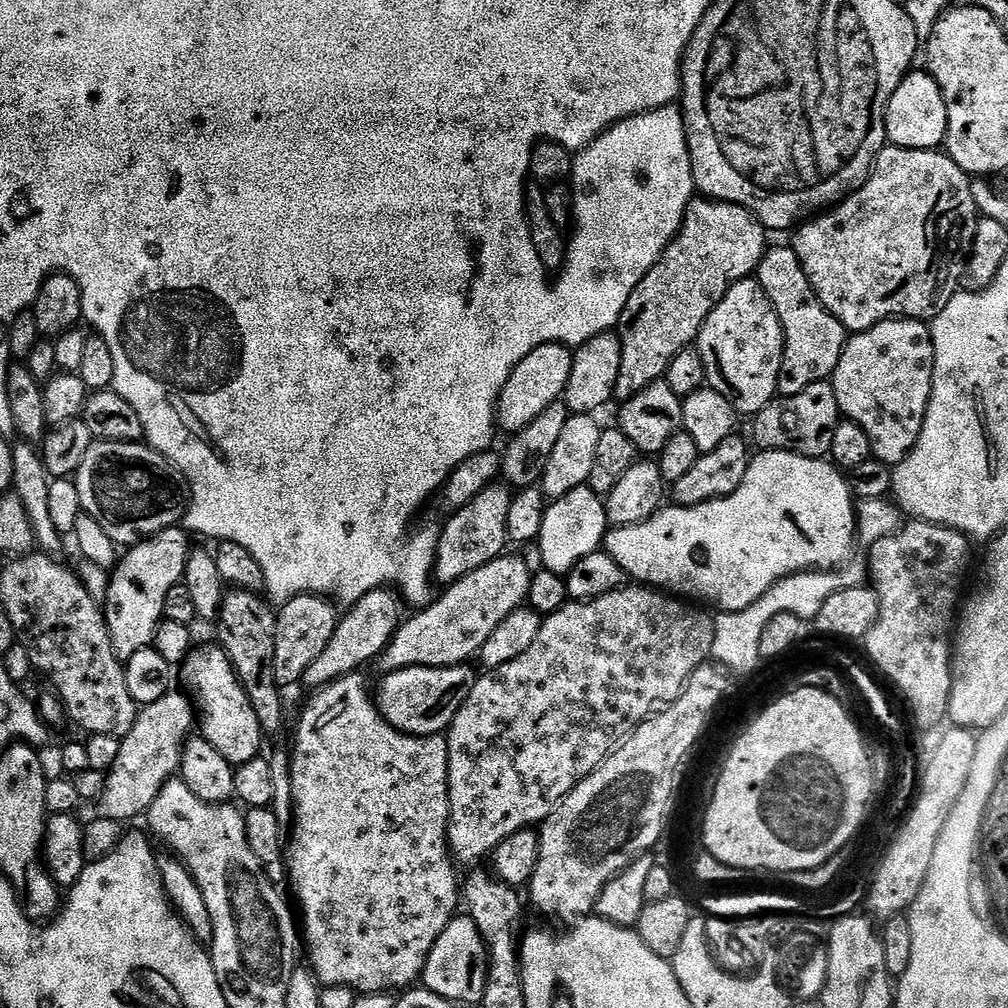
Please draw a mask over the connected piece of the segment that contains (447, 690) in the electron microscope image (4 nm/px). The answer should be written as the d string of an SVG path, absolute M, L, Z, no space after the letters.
M463 663L452 664L449 668L413 666L384 672L384 681L374 688L376 708L384 720L390 722L390 726L407 736L439 736L447 733L478 679L478 672L468 667L472 666Z

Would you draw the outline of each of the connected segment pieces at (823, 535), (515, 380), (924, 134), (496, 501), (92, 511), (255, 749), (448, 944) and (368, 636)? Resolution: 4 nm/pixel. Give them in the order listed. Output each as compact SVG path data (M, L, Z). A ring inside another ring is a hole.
M760 450L749 459L746 478L742 478L742 486L738 486L738 490L734 490L734 494L730 494L721 500L711 500L705 504L690 506L689 508L661 507L660 511L656 512L646 522L631 524L622 528L613 527L605 535L602 548L603 551L610 554L610 558L614 558L614 562L618 562L618 566L622 566L625 577L632 579L633 576L636 579L633 581L637 585L655 588L665 594L683 598L688 602L699 602L701 605L713 604L716 610L720 612L737 612L738 610L747 610L751 604L758 602L758 598L762 598L762 594L766 594L766 590L770 590L779 580L792 576L795 572L836 570L847 565L853 559L852 547L857 547L857 544L858 525L854 493L851 483L846 479L845 473L841 469L824 458L799 456L793 452Z
M540 344L538 350L530 350L518 366L514 366L514 374L506 378L506 386L502 386L502 394L496 400L496 422L501 433L515 434L520 432L542 410L557 403L566 390L566 382L570 382L573 349L566 344Z
M912 70L894 90L886 106L886 140L893 148L931 152L939 149L946 138L948 111L938 82L927 70Z
M493 482L470 503L451 513L452 517L449 518L448 525L439 529L440 541L436 544L434 576L437 581L441 580L441 585L455 584L466 574L505 555L509 547L506 517L510 515L510 502L513 495L511 487L500 482Z
M93 439L74 479L84 512L94 518L94 522L98 522L98 526L102 526L102 530L106 530L106 534L110 534L110 538L118 546L140 544L162 530L177 527L183 521L190 503L190 489L184 477L168 463L168 459L161 452L156 452L144 442L127 444Z
M215 643L208 644L205 648L193 647L183 662L182 671L183 687L190 693L198 713L199 735L204 736L206 742L210 742L210 746L214 746L214 750L218 750L218 754L222 754L222 758L226 758L226 762L234 766L250 762L261 755L260 743L265 743L266 737L260 728L258 714L254 714L252 699L240 684L231 658L223 648Z
M467 914L453 916L442 938L434 942L434 950L430 950L430 958L426 958L422 977L423 987L458 1006L479 1005L484 998L487 973L488 948L484 944L478 926L474 926L472 917Z
M379 588L364 595L339 619L336 630L320 656L310 664L301 683L310 690L319 690L343 677L355 675L364 664L375 661L388 647L398 629L404 607L399 593L392 588Z

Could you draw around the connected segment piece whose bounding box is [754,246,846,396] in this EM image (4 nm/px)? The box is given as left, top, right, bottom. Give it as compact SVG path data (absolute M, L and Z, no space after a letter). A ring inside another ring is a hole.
M790 246L769 247L765 251L764 257L760 259L754 279L762 286L766 298L770 298L770 302L778 314L778 322L782 326L784 335L784 357L780 371L779 395L802 394L802 390L806 390L806 386L814 386L814 382L831 381L834 370L838 366L838 358L842 358L842 350L846 343L846 329L840 325L838 318L829 314L826 306L822 306L818 294L810 286L810 278L806 278L806 274L802 270L802 262L798 262L798 254Z

